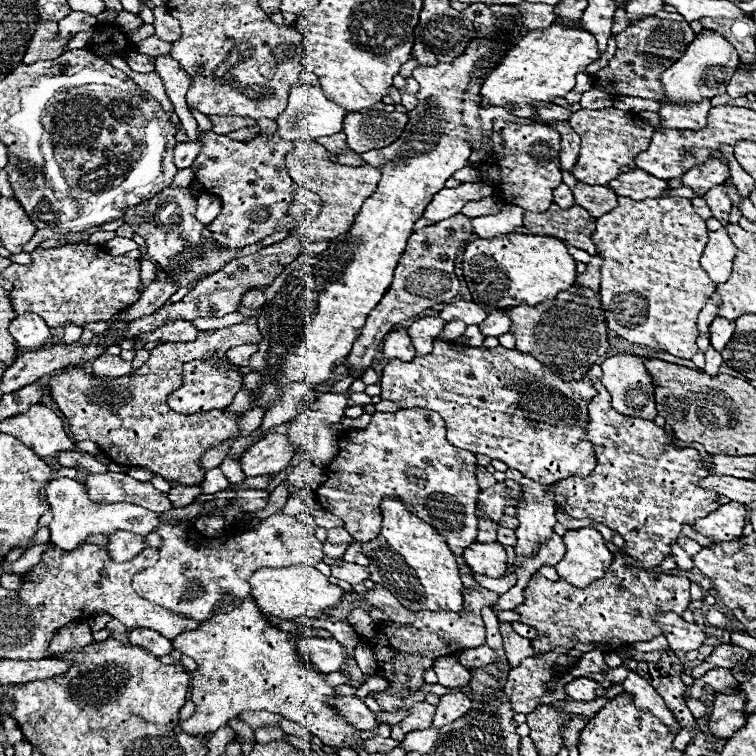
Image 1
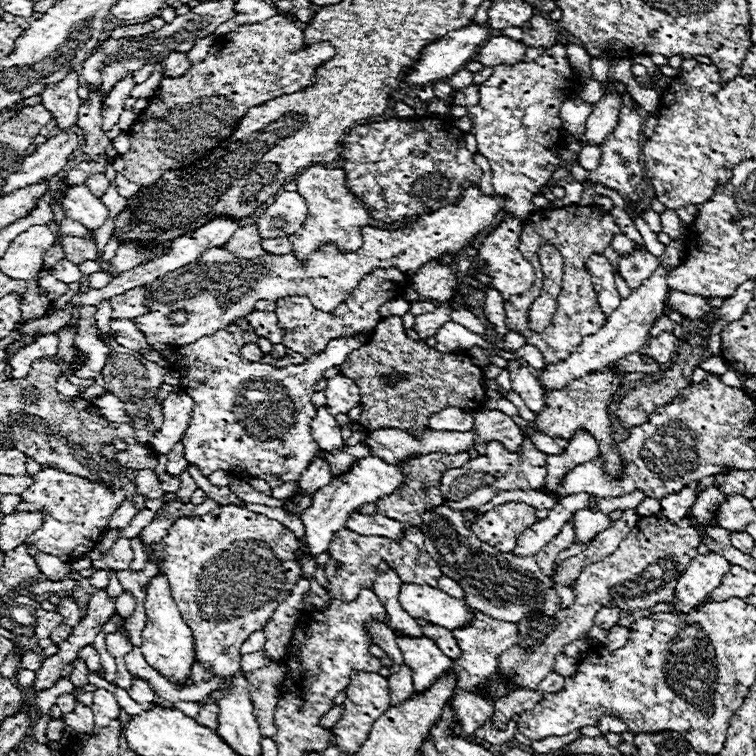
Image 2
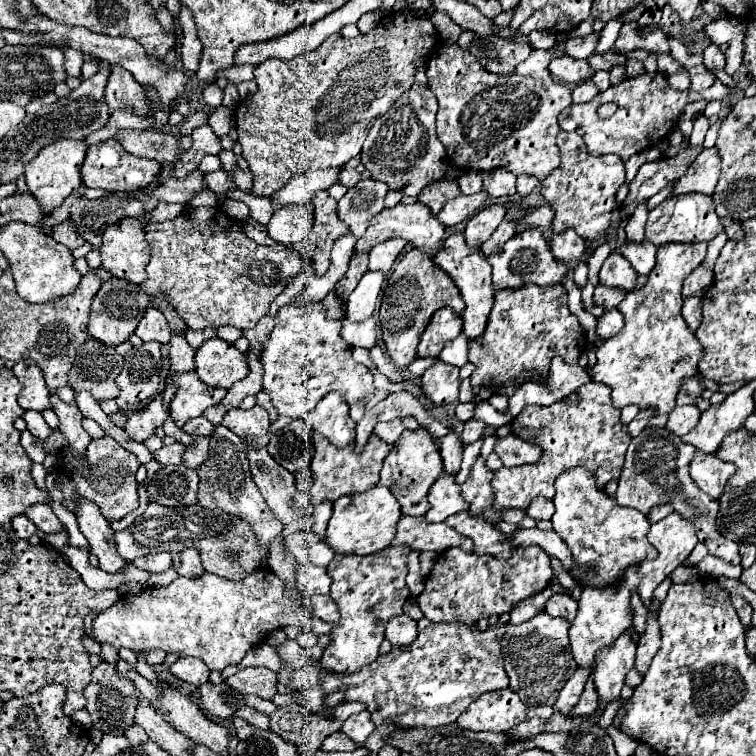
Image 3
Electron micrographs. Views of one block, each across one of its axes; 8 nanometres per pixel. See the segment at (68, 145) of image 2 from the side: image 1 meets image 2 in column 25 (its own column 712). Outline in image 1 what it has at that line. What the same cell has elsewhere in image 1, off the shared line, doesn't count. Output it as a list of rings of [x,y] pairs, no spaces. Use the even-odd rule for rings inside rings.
[[[710,158],[706,164],[690,168],[682,176],[682,186],[692,188],[698,198],[702,198],[710,188],[720,186],[728,178],[728,162],[724,158]]]

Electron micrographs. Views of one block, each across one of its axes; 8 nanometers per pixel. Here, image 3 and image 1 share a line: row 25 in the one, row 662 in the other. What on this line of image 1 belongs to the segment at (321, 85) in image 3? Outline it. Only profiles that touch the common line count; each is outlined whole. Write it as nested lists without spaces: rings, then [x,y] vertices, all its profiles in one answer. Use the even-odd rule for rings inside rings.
[[[376,586],[374,590],[368,590],[366,596],[356,594],[356,592],[346,592],[342,604],[332,608],[332,612],[328,612],[328,616],[324,616],[324,618],[346,620],[350,610],[356,604],[360,604],[366,612],[370,612],[370,606],[376,606],[388,616],[388,622],[378,624],[378,640],[370,642],[370,648],[378,660],[378,672],[390,682],[390,686],[382,692],[382,696],[378,696],[378,702],[380,702],[382,710],[392,712],[398,706],[402,706],[402,700],[406,696],[410,696],[412,692],[416,692],[424,686],[422,674],[426,668],[432,668],[432,664],[434,664],[432,660],[436,660],[440,656],[456,654],[464,648],[478,648],[484,644],[486,628],[484,628],[480,610],[482,610],[482,606],[492,606],[496,600],[498,600],[498,594],[490,592],[486,588],[480,588],[480,590],[464,588],[464,612],[443,610],[408,612],[408,608],[398,604],[398,600],[386,588]],[[364,598],[366,598],[366,602],[364,602]]]

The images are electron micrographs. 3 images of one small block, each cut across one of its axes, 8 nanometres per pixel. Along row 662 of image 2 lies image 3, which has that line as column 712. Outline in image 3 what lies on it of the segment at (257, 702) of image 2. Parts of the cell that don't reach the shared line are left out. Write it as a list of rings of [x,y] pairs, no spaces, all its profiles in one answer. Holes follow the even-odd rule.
[[[698,266],[684,282],[684,288],[682,288],[682,294],[684,298],[688,296],[702,296],[714,282],[714,272],[710,268],[704,268],[704,266]]]

